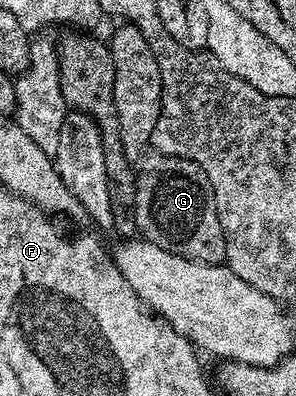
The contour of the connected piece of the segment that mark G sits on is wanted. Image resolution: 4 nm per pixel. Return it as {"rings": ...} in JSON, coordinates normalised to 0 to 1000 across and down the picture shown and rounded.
{"rings":[[[547,381],[493,386],[456,422],[456,470],[449,477],[446,561],[463,561],[473,601],[537,619],[578,639],[662,664],[760,664],[760,601],[726,518],[720,472],[699,457],[699,437],[649,402],[608,402],[557,391]]]}

